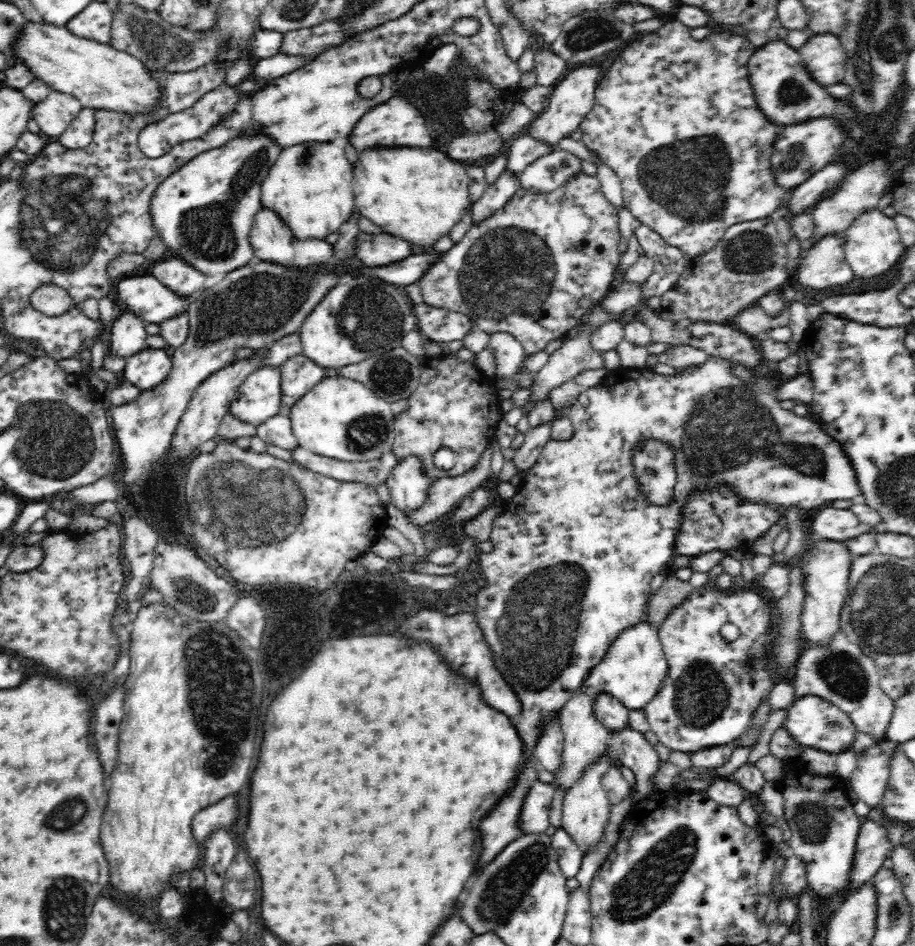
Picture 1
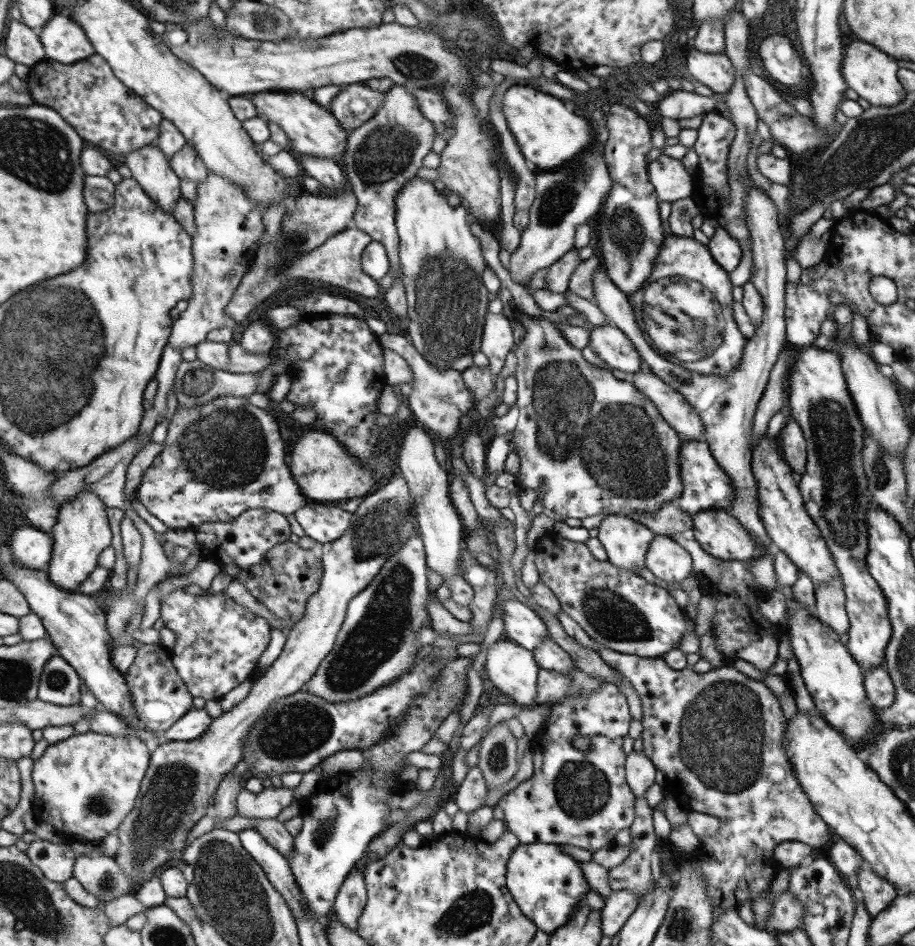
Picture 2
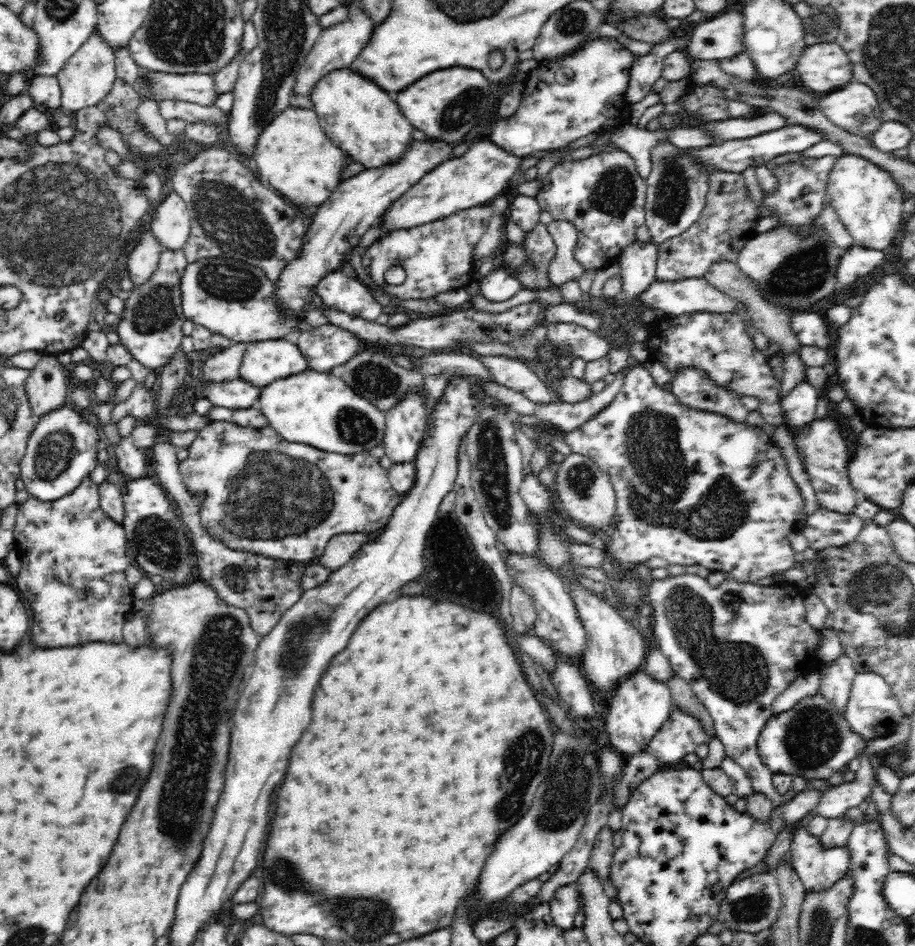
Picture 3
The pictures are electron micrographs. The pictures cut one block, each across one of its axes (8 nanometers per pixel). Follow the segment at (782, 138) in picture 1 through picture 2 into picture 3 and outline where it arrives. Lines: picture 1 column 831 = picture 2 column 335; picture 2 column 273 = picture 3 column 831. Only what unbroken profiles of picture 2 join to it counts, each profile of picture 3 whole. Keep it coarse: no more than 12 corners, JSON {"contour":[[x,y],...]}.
{"contour":[[851,82],[820,95],[822,113],[870,138],[886,120],[874,90]]}

